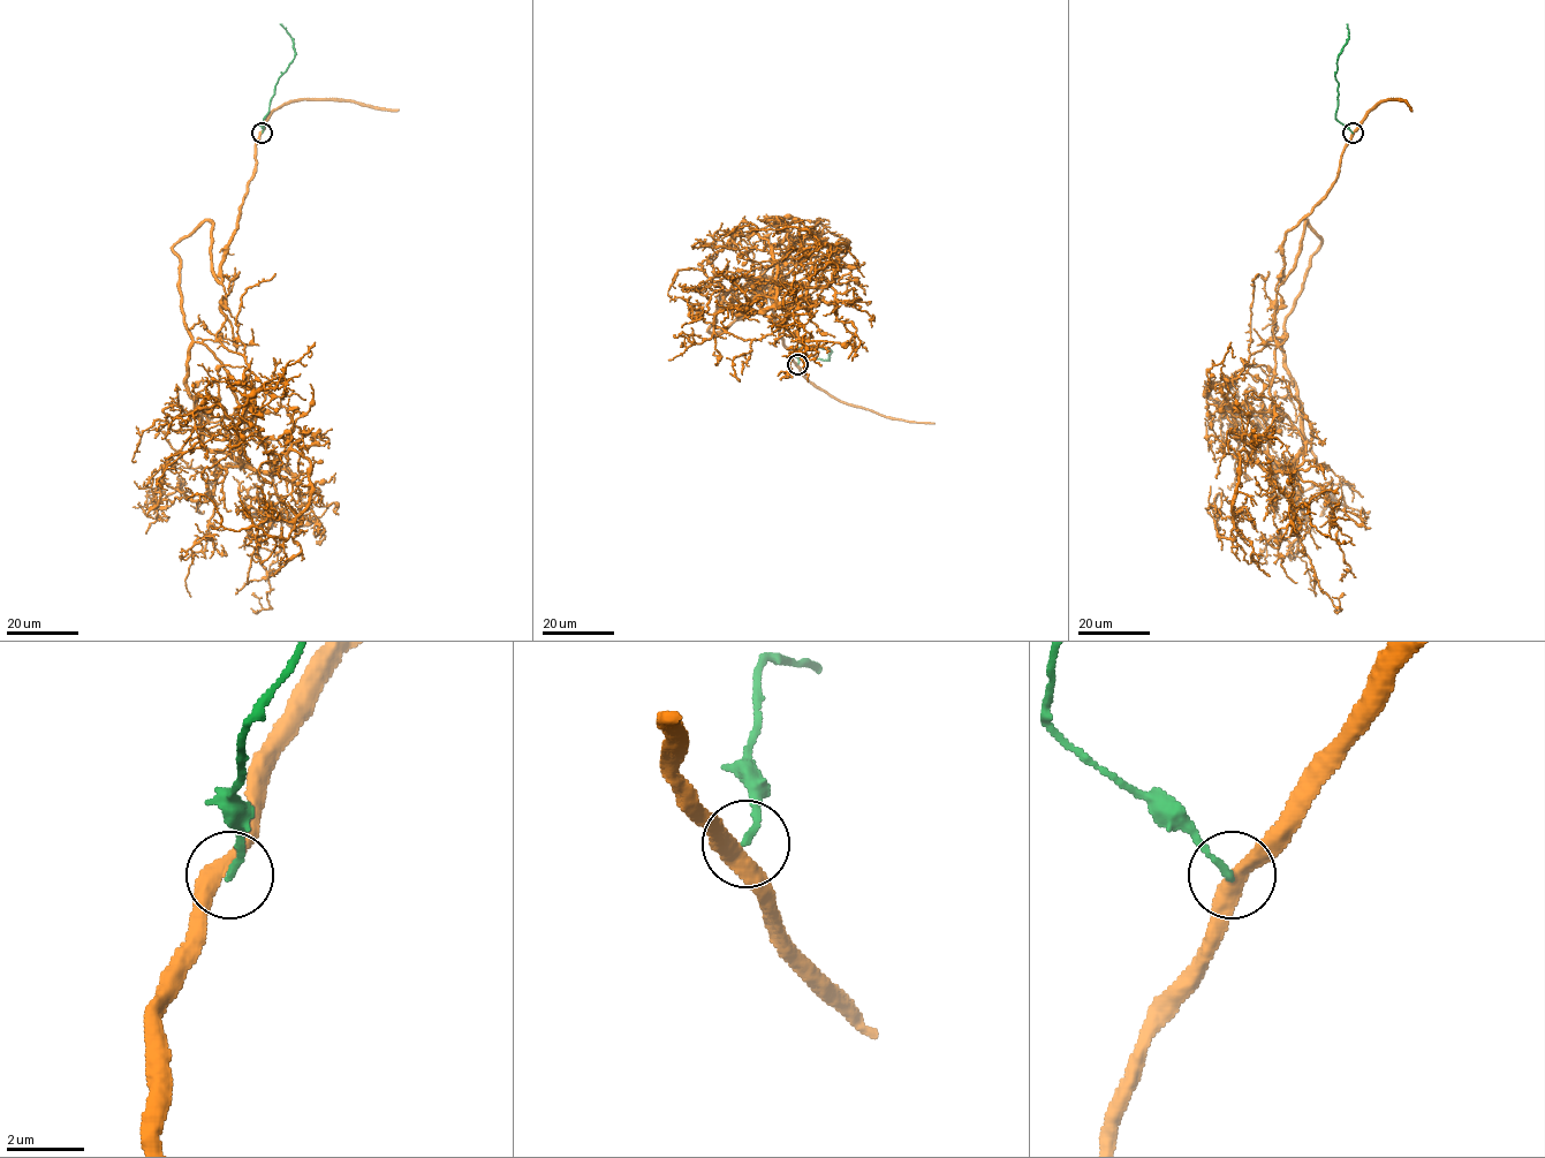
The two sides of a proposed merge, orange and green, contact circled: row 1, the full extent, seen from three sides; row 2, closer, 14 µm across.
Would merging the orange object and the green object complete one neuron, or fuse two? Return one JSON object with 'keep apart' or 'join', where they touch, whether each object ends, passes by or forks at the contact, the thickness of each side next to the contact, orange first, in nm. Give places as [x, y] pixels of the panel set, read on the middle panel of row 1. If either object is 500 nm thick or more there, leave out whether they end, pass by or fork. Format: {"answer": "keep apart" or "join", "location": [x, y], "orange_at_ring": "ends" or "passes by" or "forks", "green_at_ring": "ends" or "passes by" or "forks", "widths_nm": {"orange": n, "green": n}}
{"answer": "keep apart", "location": [797, 364], "orange_at_ring": "passes by", "green_at_ring": "ends", "widths_nm": {"orange": 440, "green": 160}}

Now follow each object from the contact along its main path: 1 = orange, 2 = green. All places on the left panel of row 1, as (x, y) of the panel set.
1: (262, 133), (203, 342), (311, 496), (280, 538), (184, 487)
2: (262, 133), (274, 86), (294, 57), (290, 36), (280, 23)

